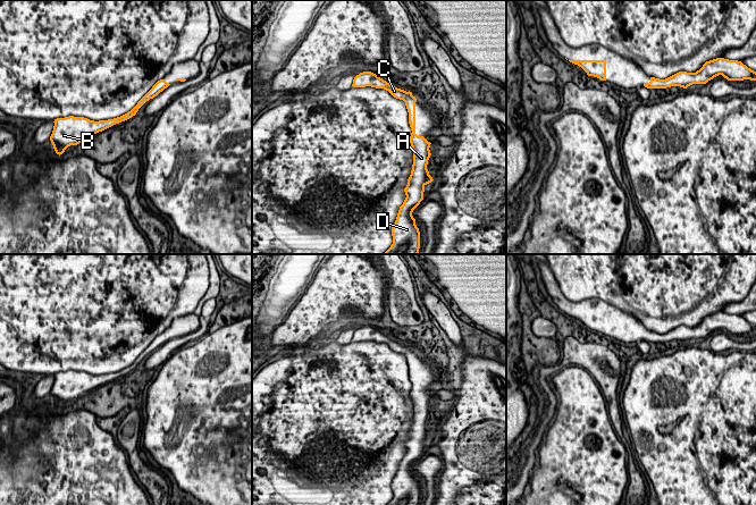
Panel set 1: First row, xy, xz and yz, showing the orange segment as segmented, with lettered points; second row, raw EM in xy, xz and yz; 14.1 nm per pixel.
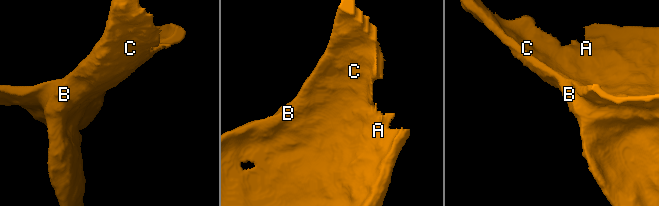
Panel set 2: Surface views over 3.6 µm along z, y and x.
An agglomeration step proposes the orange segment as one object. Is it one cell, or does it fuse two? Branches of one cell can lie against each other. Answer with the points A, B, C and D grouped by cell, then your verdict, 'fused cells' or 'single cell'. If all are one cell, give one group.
groups A B C D; single cell

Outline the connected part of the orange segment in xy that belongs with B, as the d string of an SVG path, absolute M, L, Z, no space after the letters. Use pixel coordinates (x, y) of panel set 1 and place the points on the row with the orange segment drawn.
M163 79L158 81L131 111L118 118L93 121L84 117L69 116L54 119L50 141L56 153L61 155L69 145L77 145L85 138L132 118L148 100L153 99L170 85L171 83Z

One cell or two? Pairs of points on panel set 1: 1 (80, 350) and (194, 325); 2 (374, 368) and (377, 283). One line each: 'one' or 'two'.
1: two
2: two

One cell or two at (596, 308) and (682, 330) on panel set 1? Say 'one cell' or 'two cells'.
one cell

